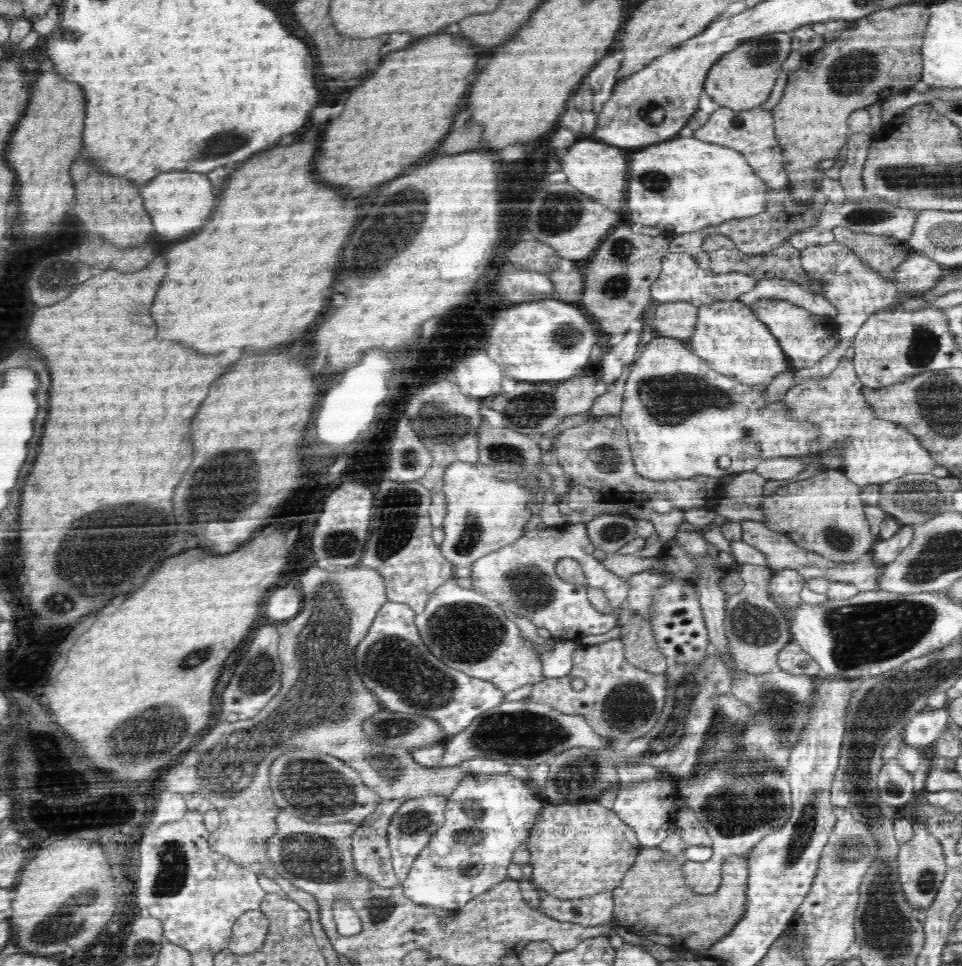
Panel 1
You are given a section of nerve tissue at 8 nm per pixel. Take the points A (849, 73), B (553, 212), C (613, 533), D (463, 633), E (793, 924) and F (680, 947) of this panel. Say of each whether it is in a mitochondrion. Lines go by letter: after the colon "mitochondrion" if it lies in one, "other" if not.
A: mitochondrion
B: mitochondrion
C: mitochondrion
D: mitochondrion
E: other
F: other

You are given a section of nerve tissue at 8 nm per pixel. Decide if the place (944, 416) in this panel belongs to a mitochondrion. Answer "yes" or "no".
yes

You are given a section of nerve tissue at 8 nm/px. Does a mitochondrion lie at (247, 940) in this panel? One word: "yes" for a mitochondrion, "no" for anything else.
no

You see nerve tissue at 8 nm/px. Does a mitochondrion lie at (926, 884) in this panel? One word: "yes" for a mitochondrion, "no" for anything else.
yes

